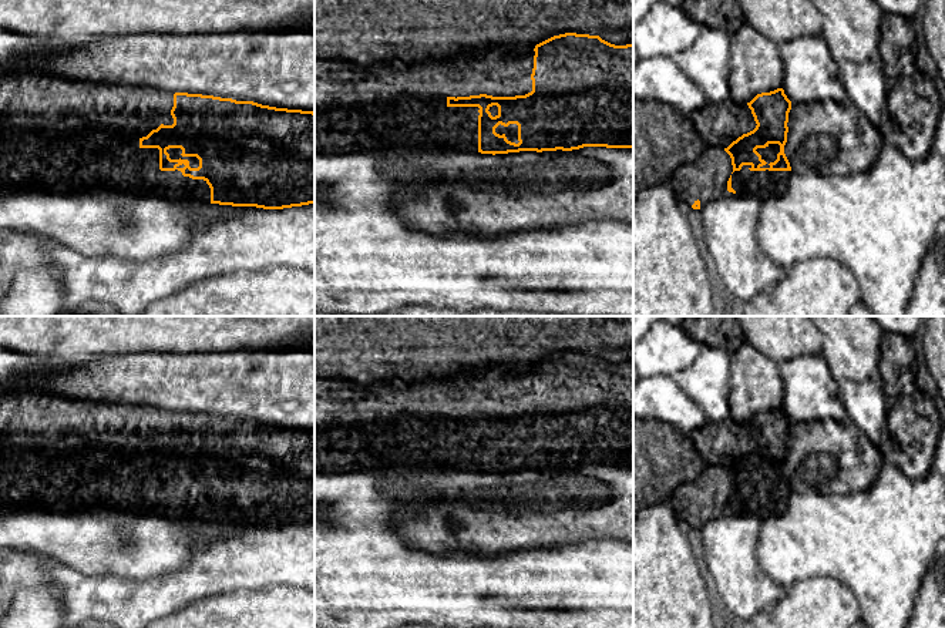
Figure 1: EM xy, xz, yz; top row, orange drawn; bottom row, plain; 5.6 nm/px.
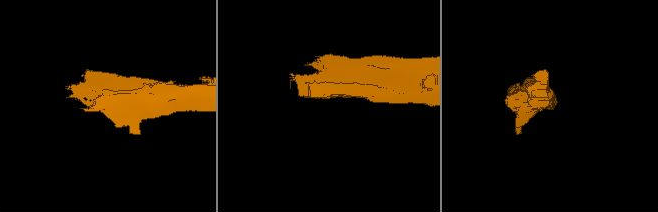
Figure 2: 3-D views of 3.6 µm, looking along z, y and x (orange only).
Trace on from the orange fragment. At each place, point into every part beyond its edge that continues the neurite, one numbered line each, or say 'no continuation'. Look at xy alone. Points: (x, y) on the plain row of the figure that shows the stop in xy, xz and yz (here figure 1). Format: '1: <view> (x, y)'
1: xy (63, 422)

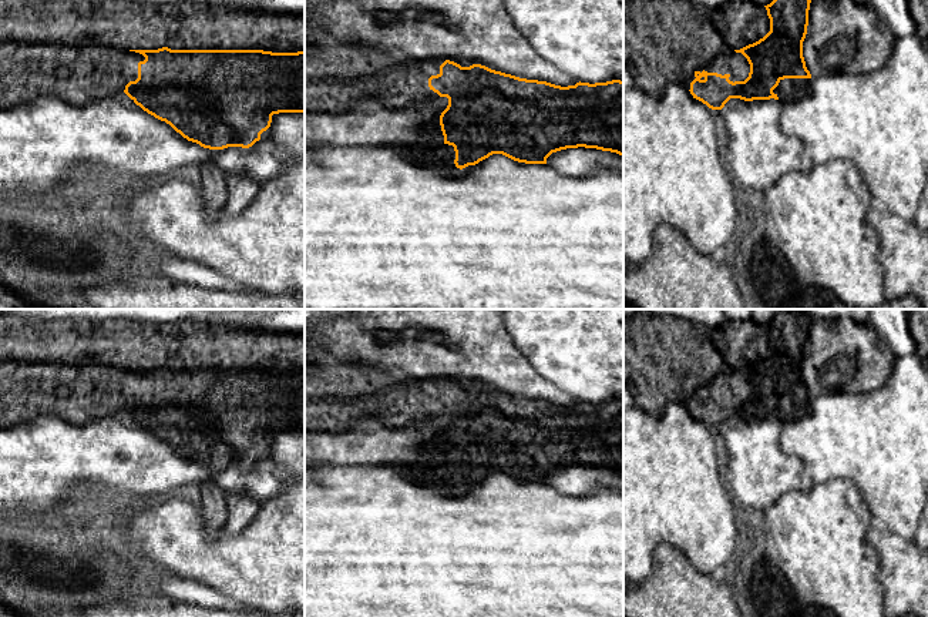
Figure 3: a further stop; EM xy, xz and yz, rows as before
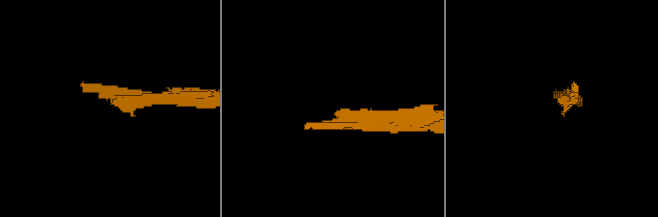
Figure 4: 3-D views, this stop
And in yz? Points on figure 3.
no continuation

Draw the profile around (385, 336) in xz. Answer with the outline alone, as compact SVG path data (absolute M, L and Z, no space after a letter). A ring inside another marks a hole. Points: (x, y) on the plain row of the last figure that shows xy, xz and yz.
M404 329L400 333L394 333L390 331L380 331L377 333L377 339L381 343L394 343L406 339L421 339L421 341L431 341L431 342L447 342L445 336L438 332L424 332L418 329Z

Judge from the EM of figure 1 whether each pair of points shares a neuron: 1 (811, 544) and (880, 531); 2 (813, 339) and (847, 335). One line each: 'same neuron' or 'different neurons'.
1: same neuron
2: different neurons

